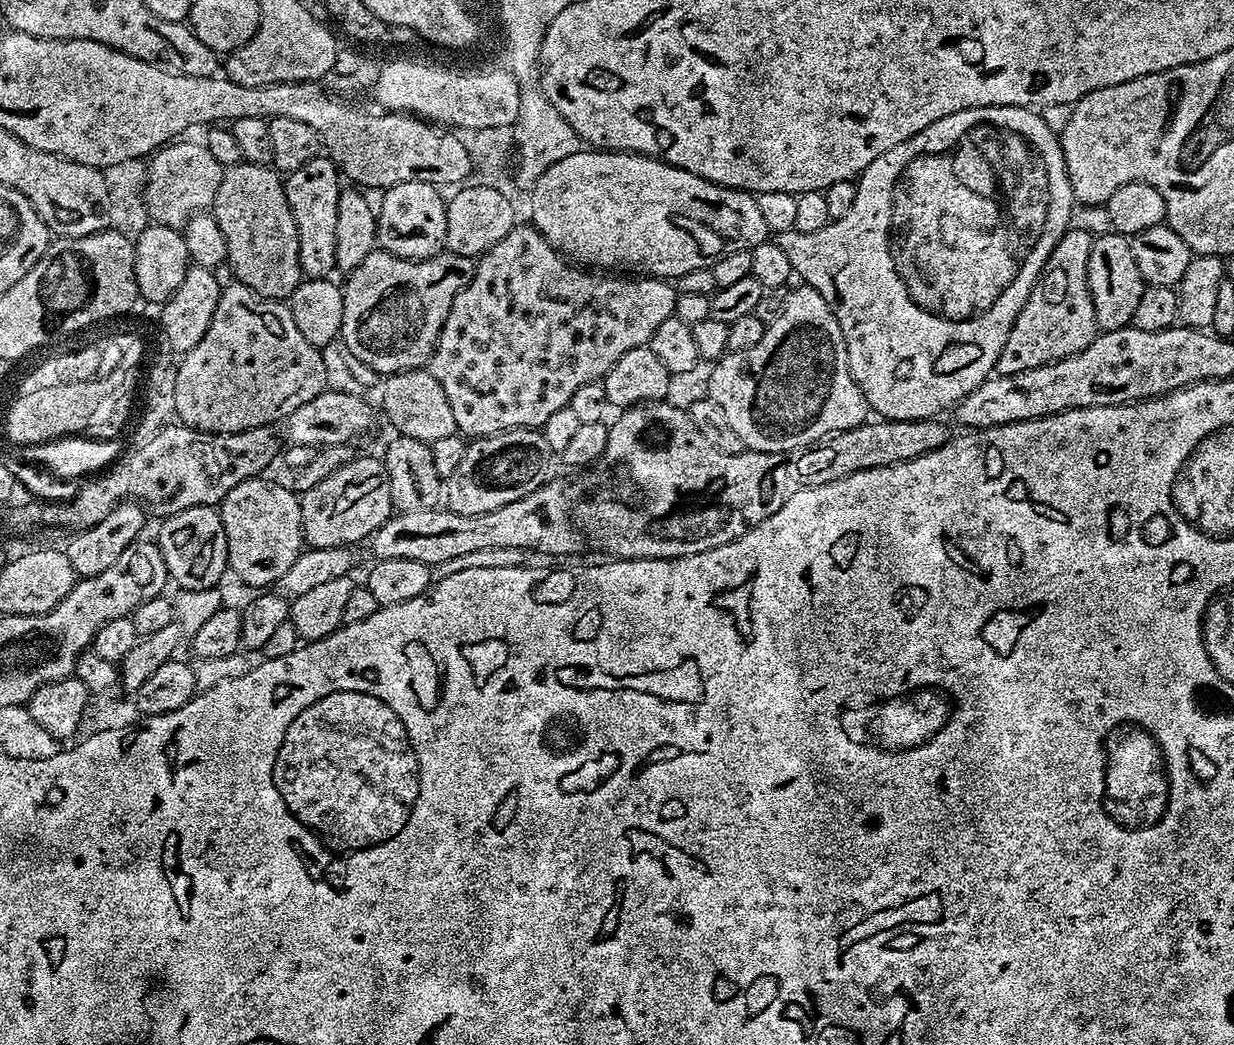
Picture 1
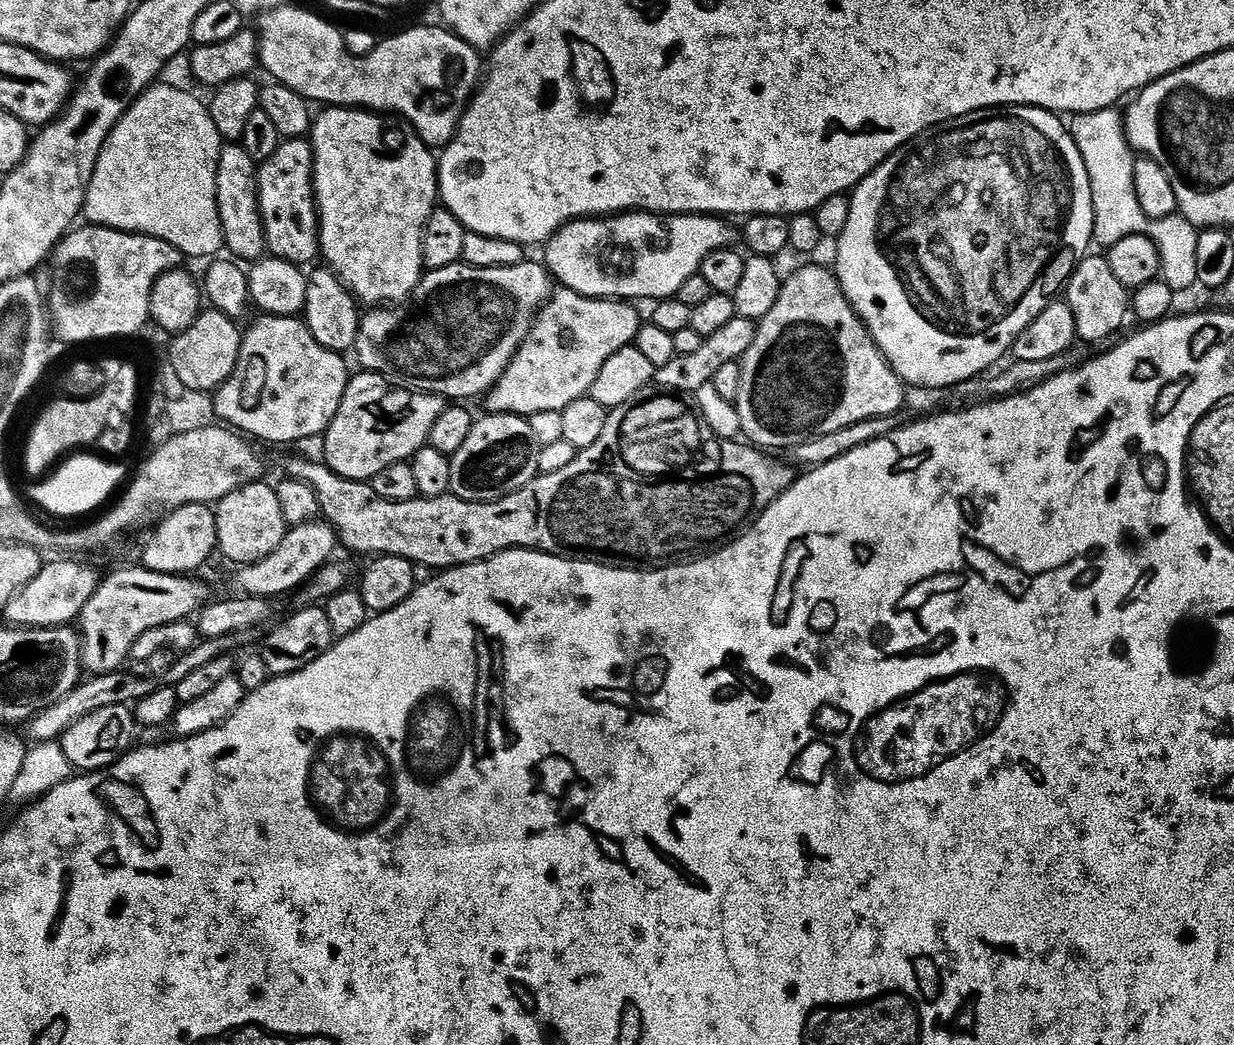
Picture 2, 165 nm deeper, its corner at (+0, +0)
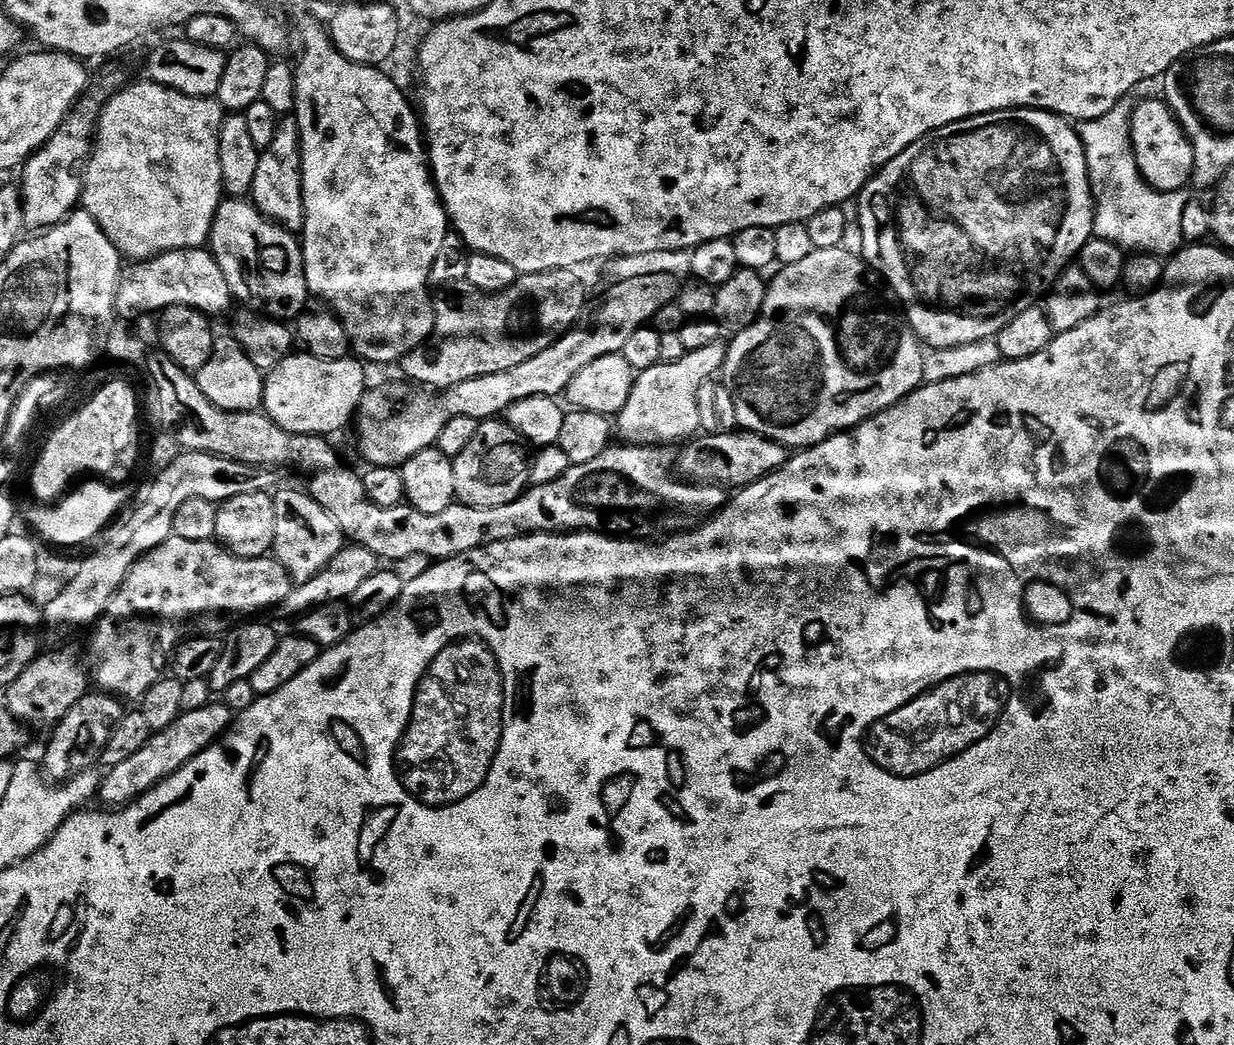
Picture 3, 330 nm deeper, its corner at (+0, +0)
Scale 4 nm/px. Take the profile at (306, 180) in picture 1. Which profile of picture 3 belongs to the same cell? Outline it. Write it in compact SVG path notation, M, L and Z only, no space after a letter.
M281 119L274 134L274 142L260 154L258 170L254 170L251 203L266 220L280 224L286 231L300 234L304 231L304 199L302 198L302 158L300 157L300 131L295 119Z

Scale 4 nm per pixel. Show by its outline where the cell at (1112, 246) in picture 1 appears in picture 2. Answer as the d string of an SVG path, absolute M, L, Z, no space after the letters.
M1085 255L1081 259L1066 285L1066 303L1074 314L1077 337L1089 346L1095 346L1099 340L1111 341L1111 336L1123 326L1124 319L1130 316L1129 289L1124 288L1122 282L1118 282L1114 270L1110 270L1107 255L1092 255Z

